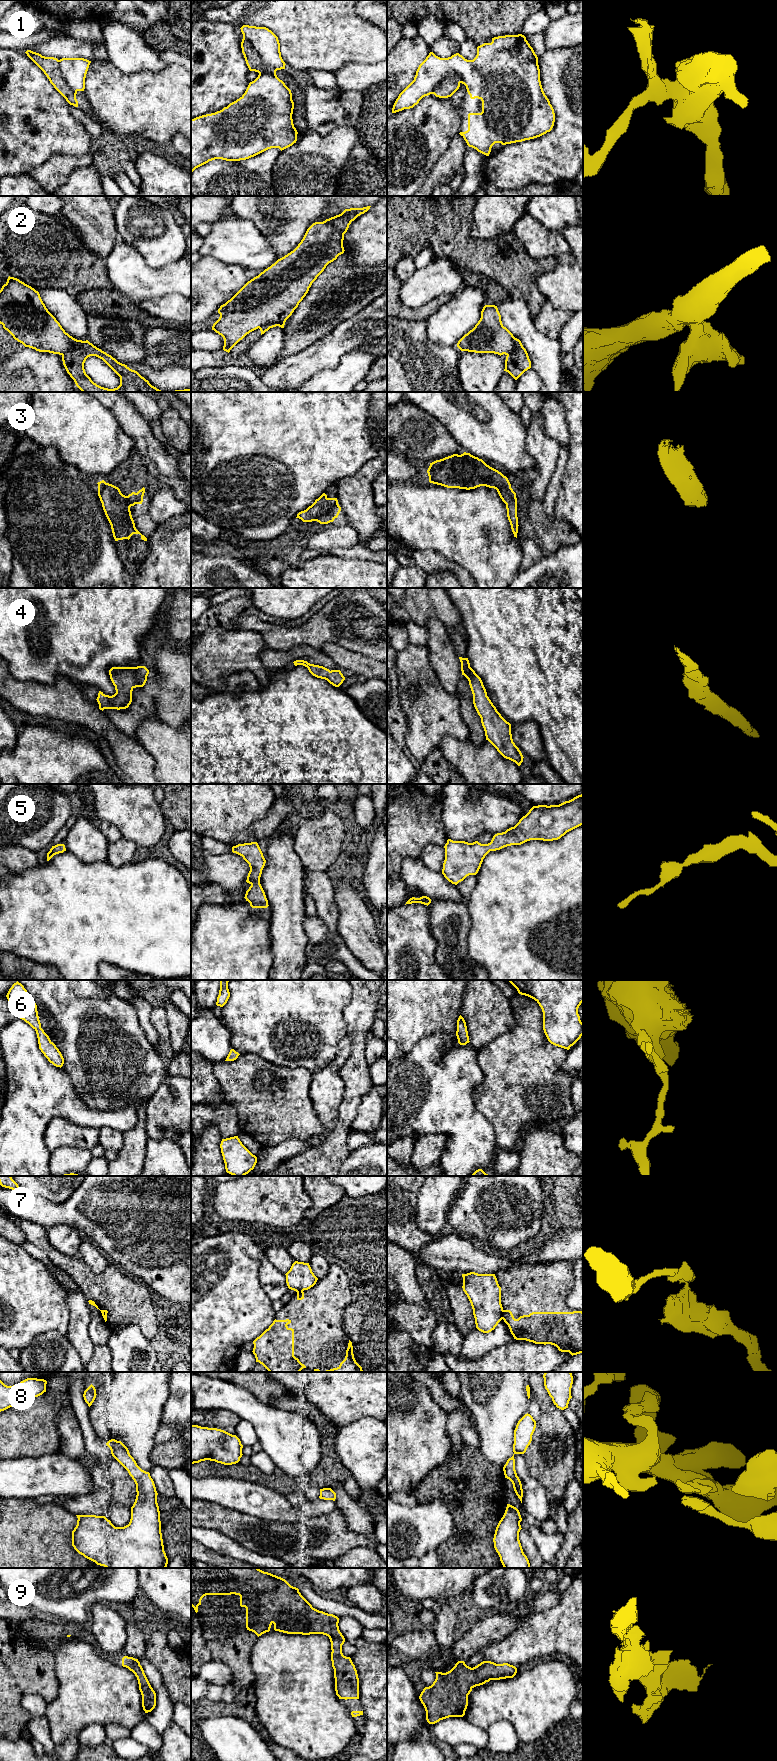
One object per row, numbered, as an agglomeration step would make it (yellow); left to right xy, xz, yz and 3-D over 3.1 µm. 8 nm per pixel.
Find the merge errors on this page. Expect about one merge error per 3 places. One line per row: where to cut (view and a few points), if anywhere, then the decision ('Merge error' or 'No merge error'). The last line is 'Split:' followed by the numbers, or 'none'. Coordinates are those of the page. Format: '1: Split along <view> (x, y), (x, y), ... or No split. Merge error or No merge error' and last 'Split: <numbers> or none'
1: Split along xz (243, 37), (258, 53), (265, 68), (263, 71). Merge error
2: Split along xy (83, 341), (73, 339), (73, 347), (61, 354). Merge error
3: No split. No merge error
4: No split. No merge error
5: No split. No merge error
6: No split. No merge error
7: Split along yz (503, 1310), (501, 1318). Merge error
8: No split. No merge error
9: No split. No merge error
Split: 1, 2, 7

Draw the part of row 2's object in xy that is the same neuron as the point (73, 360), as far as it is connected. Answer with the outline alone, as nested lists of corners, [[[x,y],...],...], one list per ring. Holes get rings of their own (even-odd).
[[[72,339],[72,344],[74,348],[62,354],[62,361],[67,373],[82,392],[191,392],[191,389],[161,391],[137,371],[118,362],[89,341],[79,342]],[[90,356],[102,359],[120,377],[120,385],[117,388],[104,388],[91,380],[84,369],[84,363]]]

